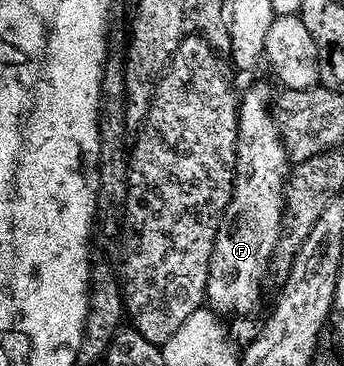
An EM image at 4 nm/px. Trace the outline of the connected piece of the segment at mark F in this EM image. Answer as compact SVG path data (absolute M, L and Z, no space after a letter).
M259 81L253 84L247 91L244 90L237 111L236 139L238 141L238 163L237 169L235 170L234 197L231 200L229 209L226 211L222 225L219 226L218 229L217 241L214 243L213 257L210 261L210 277L207 282L206 302L208 303L210 310L221 317L226 317L226 315L247 315L254 311L261 297L263 281L265 277L268 278L270 272L270 263L272 255L276 251L277 241L280 240L280 229L283 227L283 211L286 203L287 180L290 178L290 171L293 165L290 161L287 147L284 145L283 138L280 136L280 127L276 123L273 112L274 99L275 92L273 93L270 85L263 81Z

